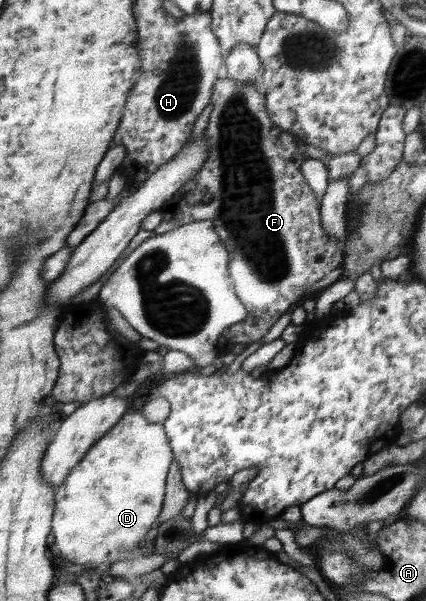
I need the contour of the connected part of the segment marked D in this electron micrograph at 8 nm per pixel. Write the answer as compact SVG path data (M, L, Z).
M130 411L91 447L83 460L72 468L67 481L55 490L57 502L52 516L52 531L58 556L74 564L88 563L91 567L102 568L102 572L122 557L127 559L124 553L135 551L160 515L168 467L173 461L173 451L162 423L148 423L141 411Z

